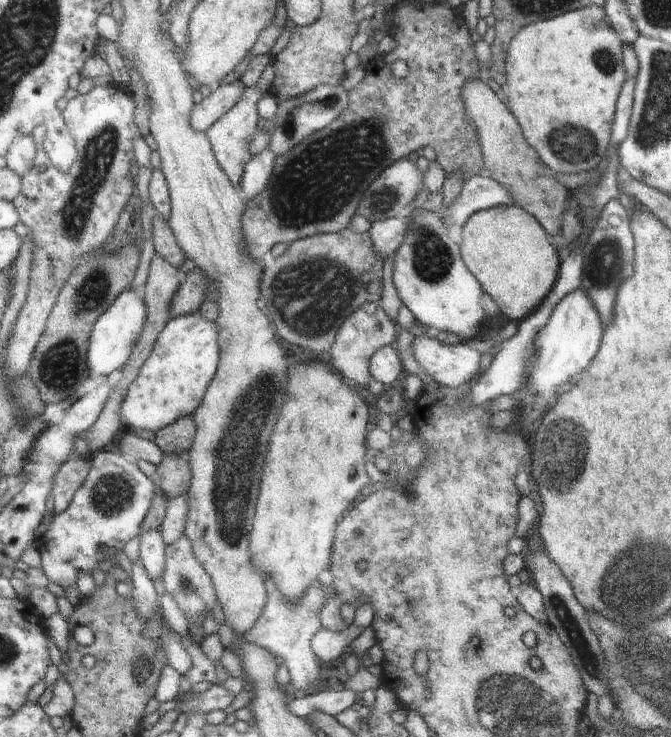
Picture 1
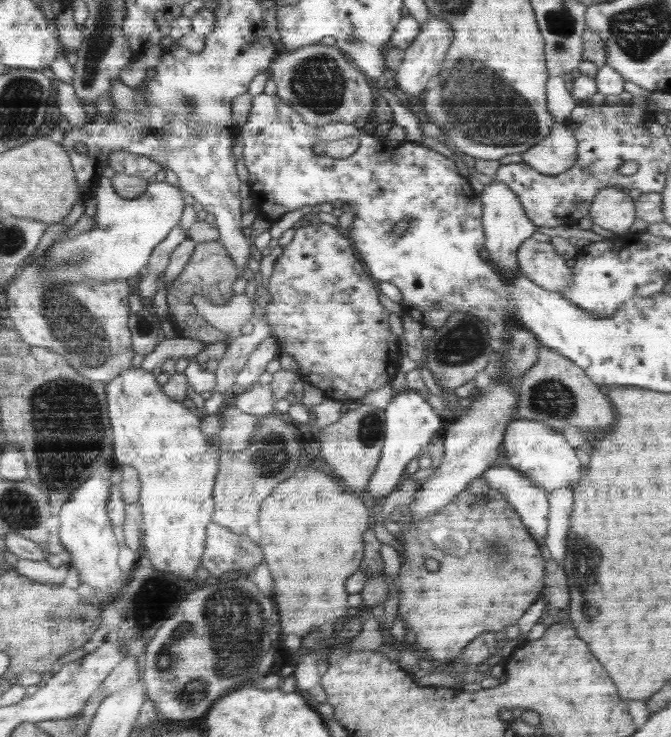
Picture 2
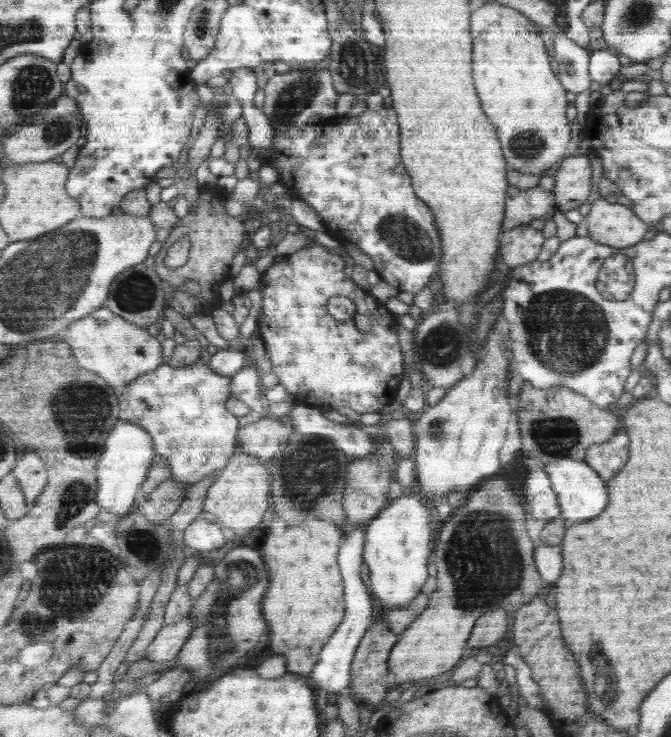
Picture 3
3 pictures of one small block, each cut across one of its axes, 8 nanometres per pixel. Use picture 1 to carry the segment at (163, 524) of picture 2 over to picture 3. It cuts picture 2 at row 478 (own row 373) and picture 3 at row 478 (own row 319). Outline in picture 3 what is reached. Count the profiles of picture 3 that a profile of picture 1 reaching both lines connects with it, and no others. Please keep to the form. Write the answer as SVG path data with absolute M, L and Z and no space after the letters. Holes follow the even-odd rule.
M201 360L196 361L195 365L178 368L167 362L158 370L140 376L130 386L116 388L116 392L124 406L122 419L144 424L144 427L150 428L152 436L156 436L156 452L170 459L172 480L194 485L206 479L214 470L217 474L223 471L228 458L232 456L234 438L238 430L238 418L226 410L225 402L230 396L230 382L232 382L232 377L220 375L211 369L211 365Z

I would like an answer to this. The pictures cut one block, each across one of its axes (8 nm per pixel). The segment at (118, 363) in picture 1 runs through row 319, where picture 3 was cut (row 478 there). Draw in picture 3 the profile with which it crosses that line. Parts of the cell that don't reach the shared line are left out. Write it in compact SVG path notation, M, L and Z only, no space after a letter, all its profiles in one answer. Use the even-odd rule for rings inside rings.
M121 418L116 425L116 432L112 432L108 440L104 460L99 462L99 506L108 513L116 514L118 518L132 513L137 507L137 497L148 481L156 455L155 440L146 427Z

